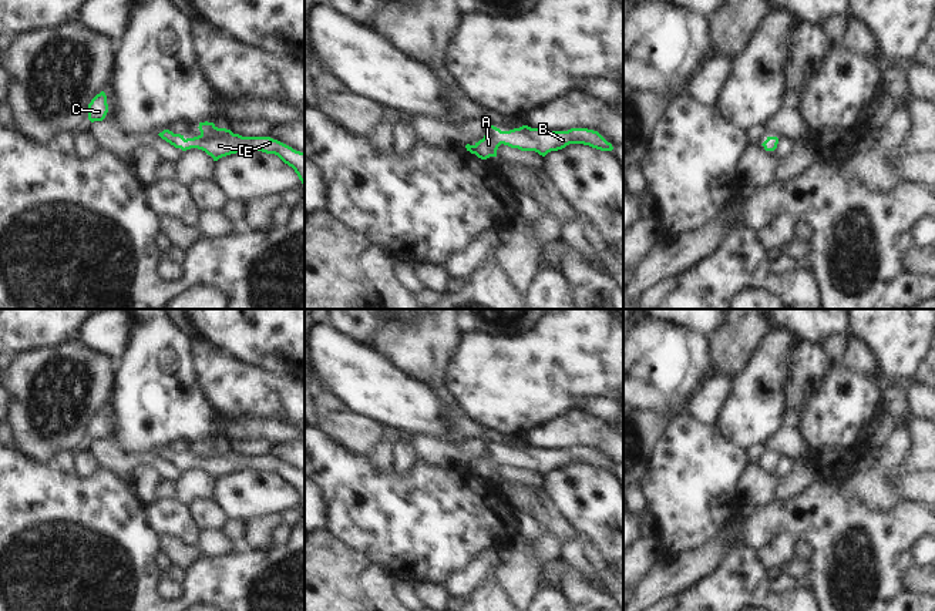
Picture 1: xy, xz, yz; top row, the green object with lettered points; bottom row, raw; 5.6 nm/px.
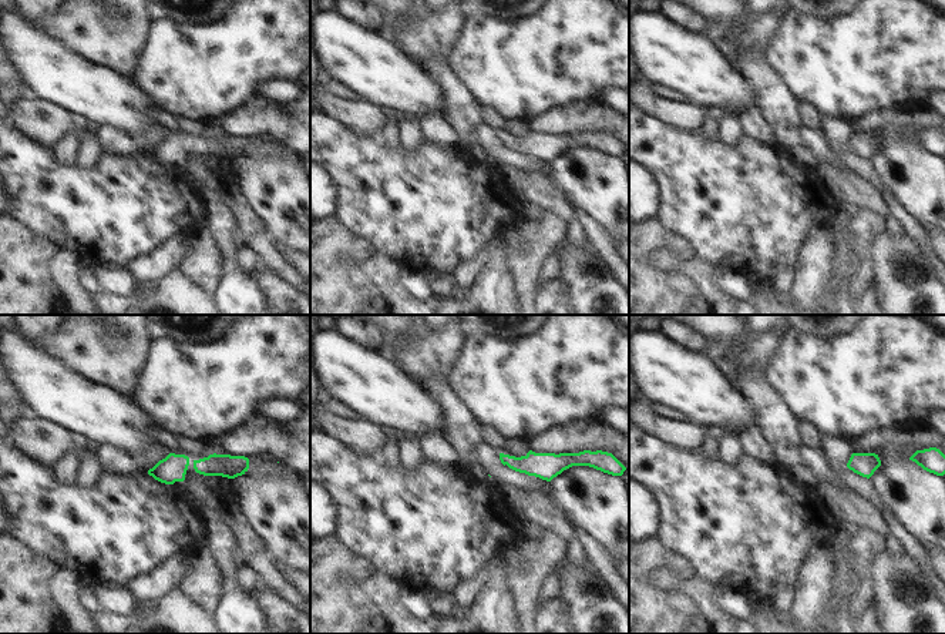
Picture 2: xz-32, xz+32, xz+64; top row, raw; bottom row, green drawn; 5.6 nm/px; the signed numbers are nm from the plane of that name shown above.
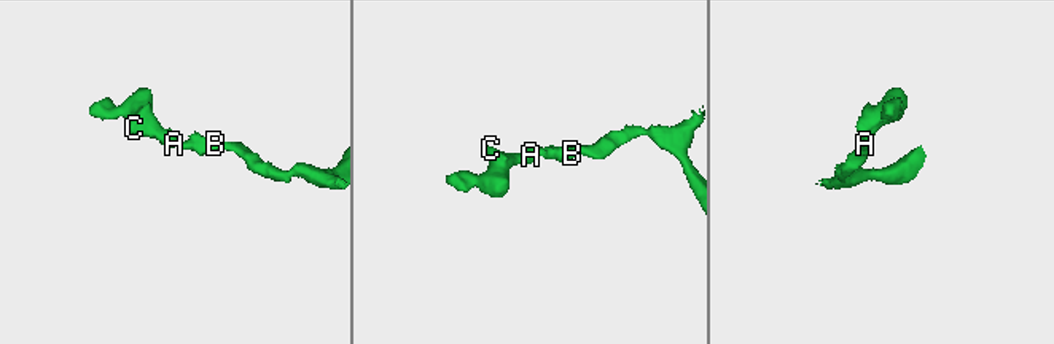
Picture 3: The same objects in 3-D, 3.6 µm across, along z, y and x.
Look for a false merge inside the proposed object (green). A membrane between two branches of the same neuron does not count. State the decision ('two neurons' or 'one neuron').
one neuron

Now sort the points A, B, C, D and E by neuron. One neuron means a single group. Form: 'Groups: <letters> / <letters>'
Groups: A B C D E.

